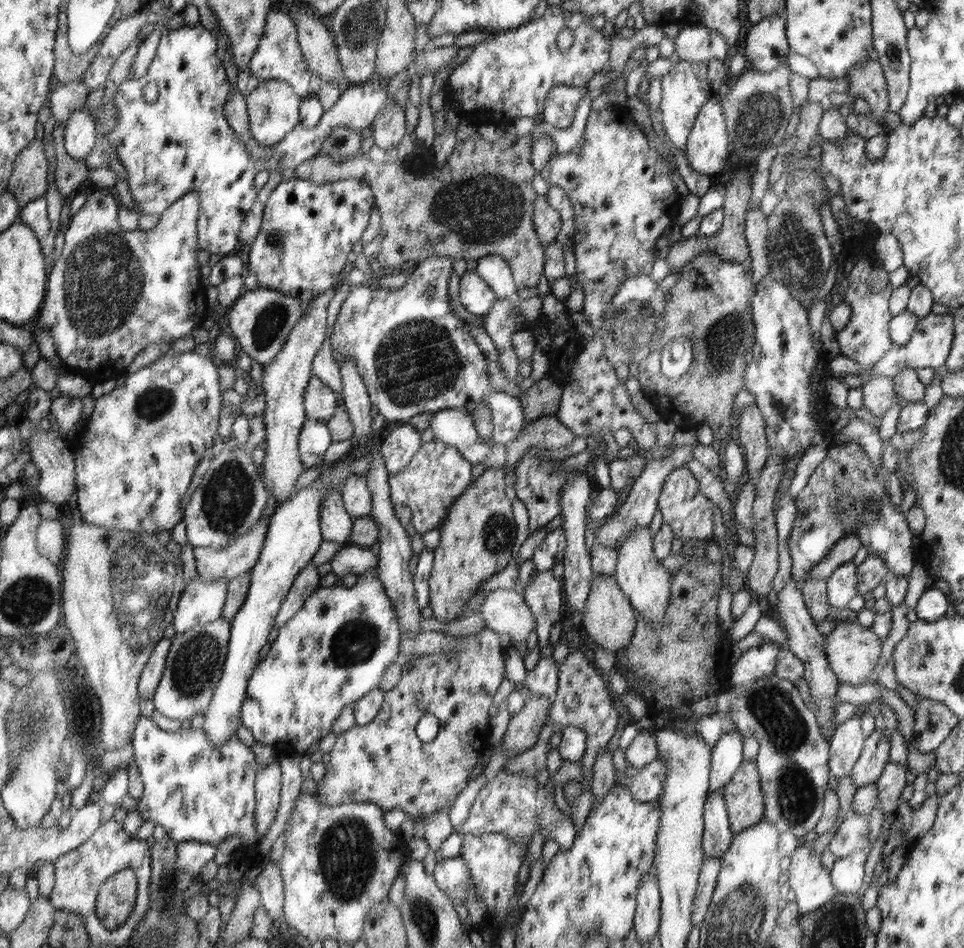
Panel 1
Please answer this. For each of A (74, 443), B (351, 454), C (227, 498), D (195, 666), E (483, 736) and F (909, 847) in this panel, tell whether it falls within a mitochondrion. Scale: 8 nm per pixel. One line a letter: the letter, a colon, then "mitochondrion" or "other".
A: other
B: other
C: mitochondrion
D: mitochondrion
E: other
F: other

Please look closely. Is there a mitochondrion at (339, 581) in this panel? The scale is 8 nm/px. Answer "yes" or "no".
no

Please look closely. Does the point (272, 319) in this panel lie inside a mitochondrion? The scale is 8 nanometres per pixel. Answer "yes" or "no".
yes

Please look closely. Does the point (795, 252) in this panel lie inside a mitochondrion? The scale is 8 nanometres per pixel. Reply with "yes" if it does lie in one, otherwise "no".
yes

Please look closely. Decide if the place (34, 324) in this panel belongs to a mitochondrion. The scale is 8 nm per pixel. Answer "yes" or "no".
no

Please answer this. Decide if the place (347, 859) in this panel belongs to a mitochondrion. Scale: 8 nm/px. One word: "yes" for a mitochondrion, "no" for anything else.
yes

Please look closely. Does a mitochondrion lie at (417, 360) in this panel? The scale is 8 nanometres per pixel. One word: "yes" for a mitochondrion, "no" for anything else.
yes

